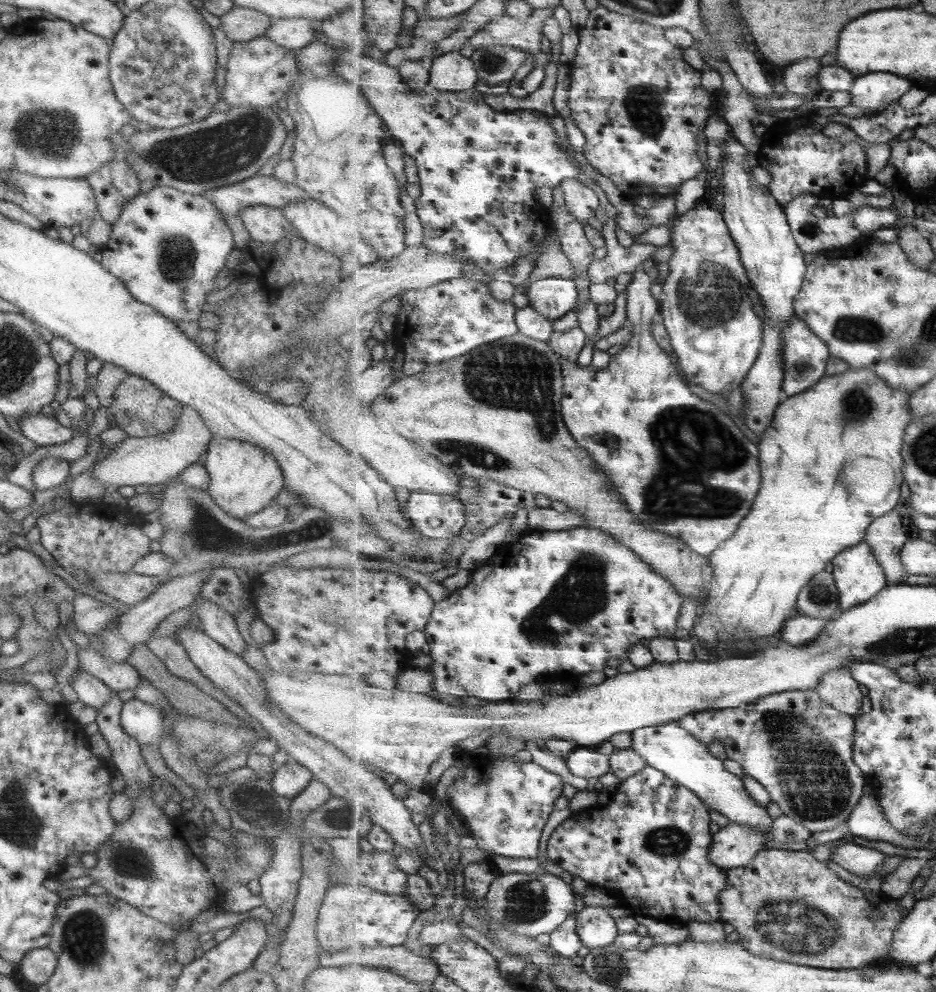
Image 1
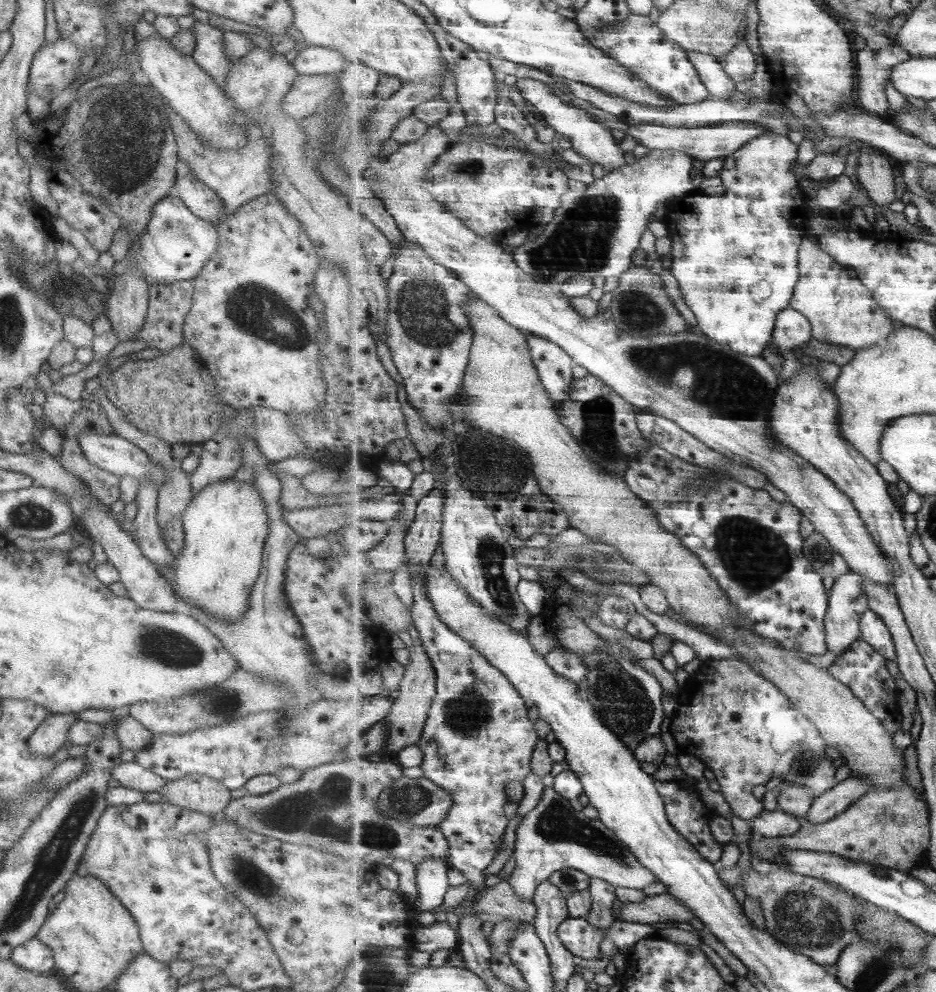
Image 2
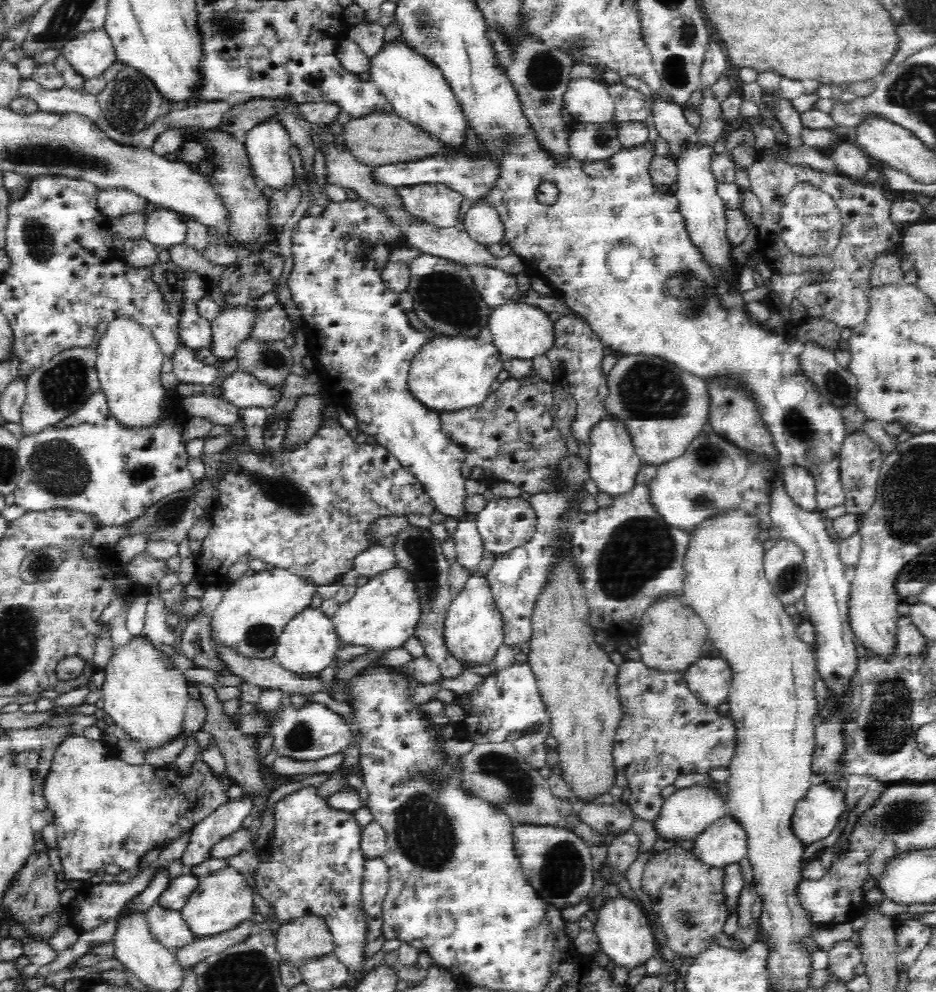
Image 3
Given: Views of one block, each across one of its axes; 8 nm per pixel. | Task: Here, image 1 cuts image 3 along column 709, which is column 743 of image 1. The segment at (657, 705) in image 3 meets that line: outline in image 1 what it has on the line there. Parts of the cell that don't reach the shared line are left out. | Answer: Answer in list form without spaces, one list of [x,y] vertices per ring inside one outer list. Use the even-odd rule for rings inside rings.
[[[816,690],[772,694],[739,708],[695,712],[678,722],[707,746],[711,742],[721,742],[727,757],[738,762],[745,774],[763,784],[783,813],[812,833],[835,830],[839,824],[847,823],[868,784],[863,769],[854,761],[856,718],[833,708]]]

